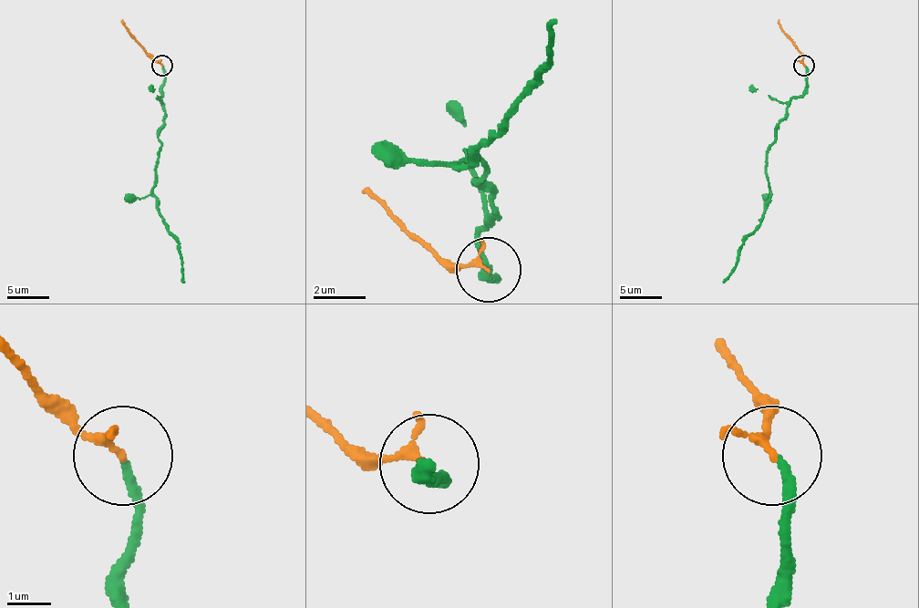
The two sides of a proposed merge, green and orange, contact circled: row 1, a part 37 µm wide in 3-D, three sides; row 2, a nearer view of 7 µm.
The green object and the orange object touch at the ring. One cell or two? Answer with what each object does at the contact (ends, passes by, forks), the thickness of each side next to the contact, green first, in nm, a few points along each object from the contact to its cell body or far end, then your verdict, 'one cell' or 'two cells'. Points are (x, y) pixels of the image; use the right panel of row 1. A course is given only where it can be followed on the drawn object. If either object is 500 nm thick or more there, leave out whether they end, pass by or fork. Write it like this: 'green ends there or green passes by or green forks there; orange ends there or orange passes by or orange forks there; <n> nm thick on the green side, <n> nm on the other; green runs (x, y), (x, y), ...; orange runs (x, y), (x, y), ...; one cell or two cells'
green ends there; orange passes by; 170 nm thick on the green side, 140 nm on the other; green runs (804, 64), (804, 91), (789, 102), (767, 155), (770, 197), (756, 230), (743, 242), (735, 270), (722, 283); orange runs (804, 64), (802, 54), (781, 28), (779, 20); one cell

